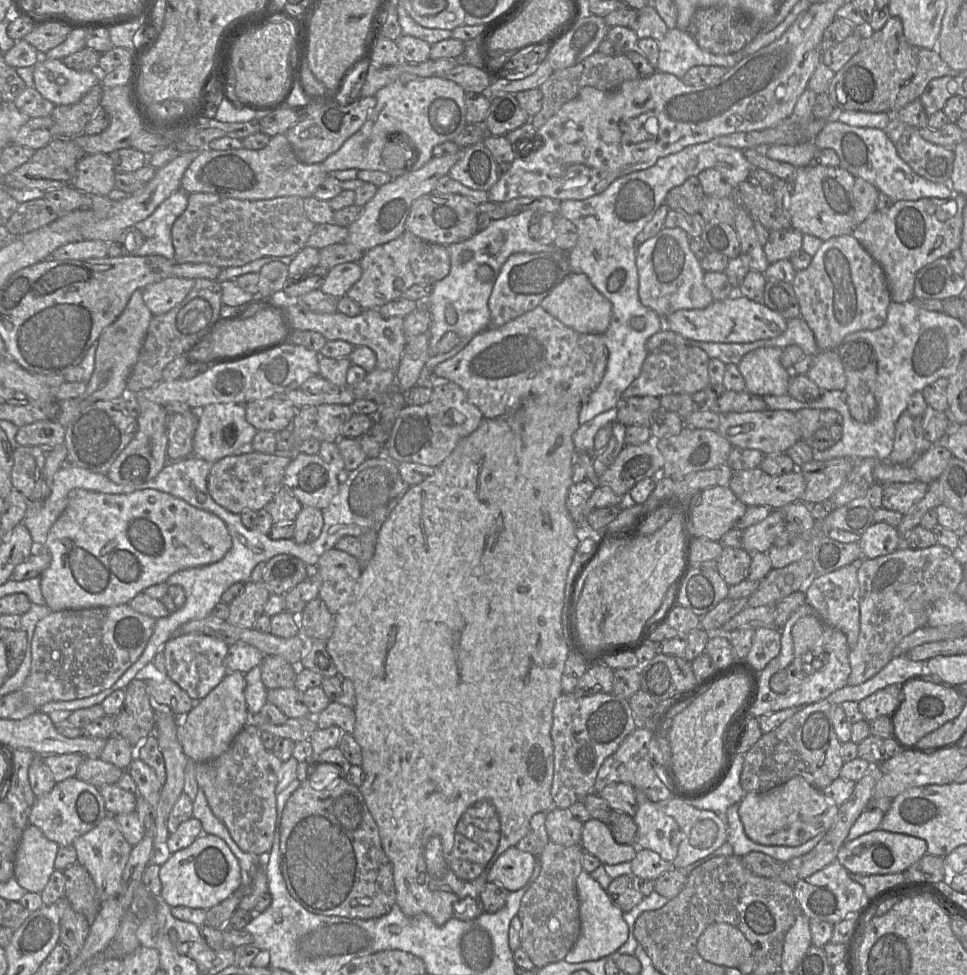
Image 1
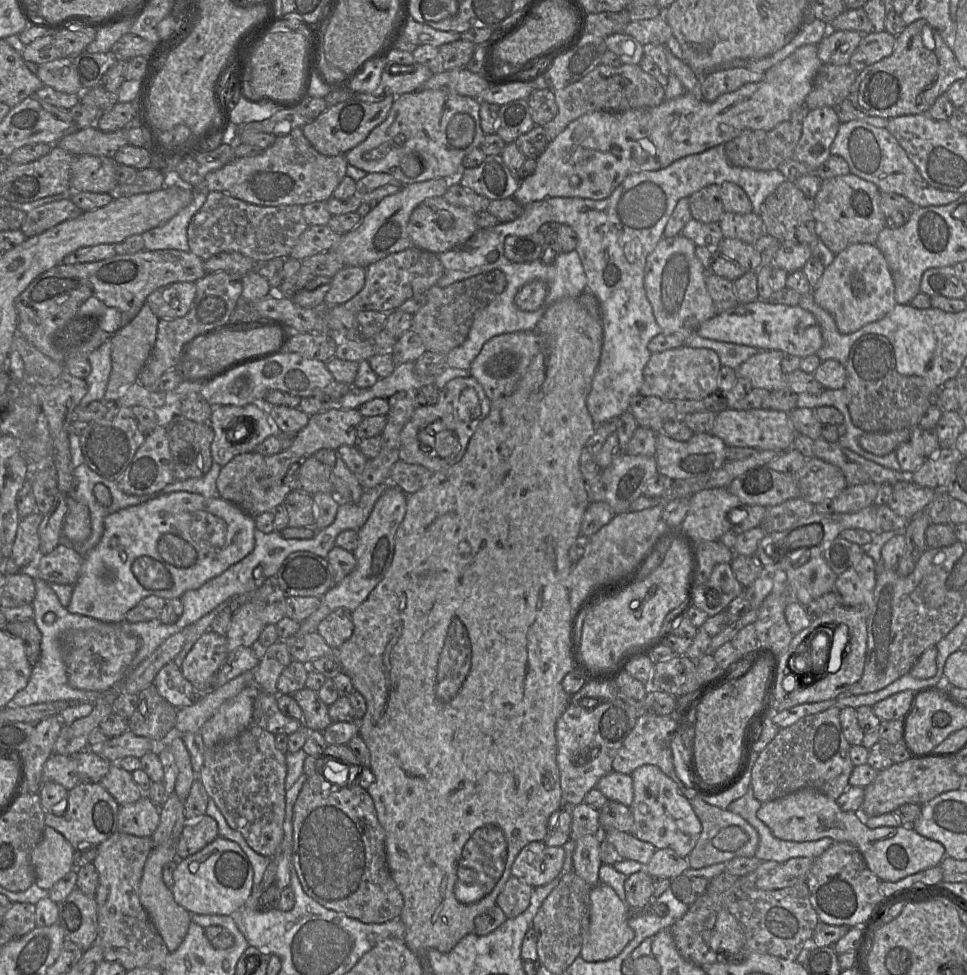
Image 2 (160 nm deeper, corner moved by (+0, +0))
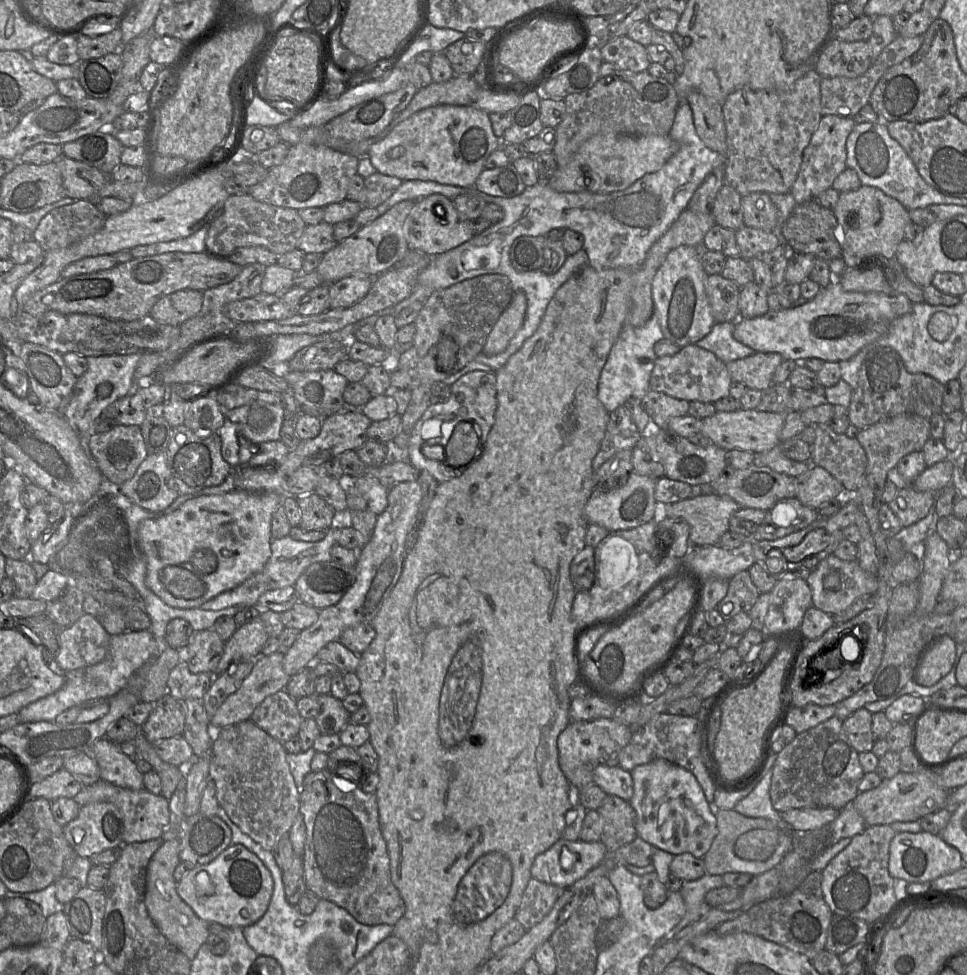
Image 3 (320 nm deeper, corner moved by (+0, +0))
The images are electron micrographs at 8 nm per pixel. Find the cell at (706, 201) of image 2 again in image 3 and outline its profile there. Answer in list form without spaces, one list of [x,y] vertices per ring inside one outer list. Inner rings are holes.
[[[728,184],[718,191],[710,213],[715,224],[736,231],[745,226],[741,207],[741,195]]]

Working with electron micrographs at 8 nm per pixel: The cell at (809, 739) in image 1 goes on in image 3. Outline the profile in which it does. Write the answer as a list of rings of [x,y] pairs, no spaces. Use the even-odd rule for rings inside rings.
[[[836,716],[797,734],[795,739],[777,755],[772,767],[770,797],[774,809],[784,812],[798,808],[834,808],[842,810],[860,793],[858,786],[865,775],[859,762],[859,752],[851,745],[844,729],[843,721]]]

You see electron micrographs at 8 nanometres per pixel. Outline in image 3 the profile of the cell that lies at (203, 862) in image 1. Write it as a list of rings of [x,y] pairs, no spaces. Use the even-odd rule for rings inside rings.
[[[231,844],[208,864],[195,866],[177,882],[180,898],[207,923],[245,927],[257,922],[267,911],[273,879],[261,860],[245,846]]]

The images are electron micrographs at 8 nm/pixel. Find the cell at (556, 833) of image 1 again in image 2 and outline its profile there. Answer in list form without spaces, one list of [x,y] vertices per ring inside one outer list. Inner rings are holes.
[[[587,834],[571,841],[574,871],[591,887],[600,883],[599,869],[601,835]]]

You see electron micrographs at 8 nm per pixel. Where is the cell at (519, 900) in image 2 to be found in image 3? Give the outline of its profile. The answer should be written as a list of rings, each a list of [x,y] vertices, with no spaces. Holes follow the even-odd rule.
[[[531,878],[515,914],[525,930],[538,924],[550,912],[565,888]]]

